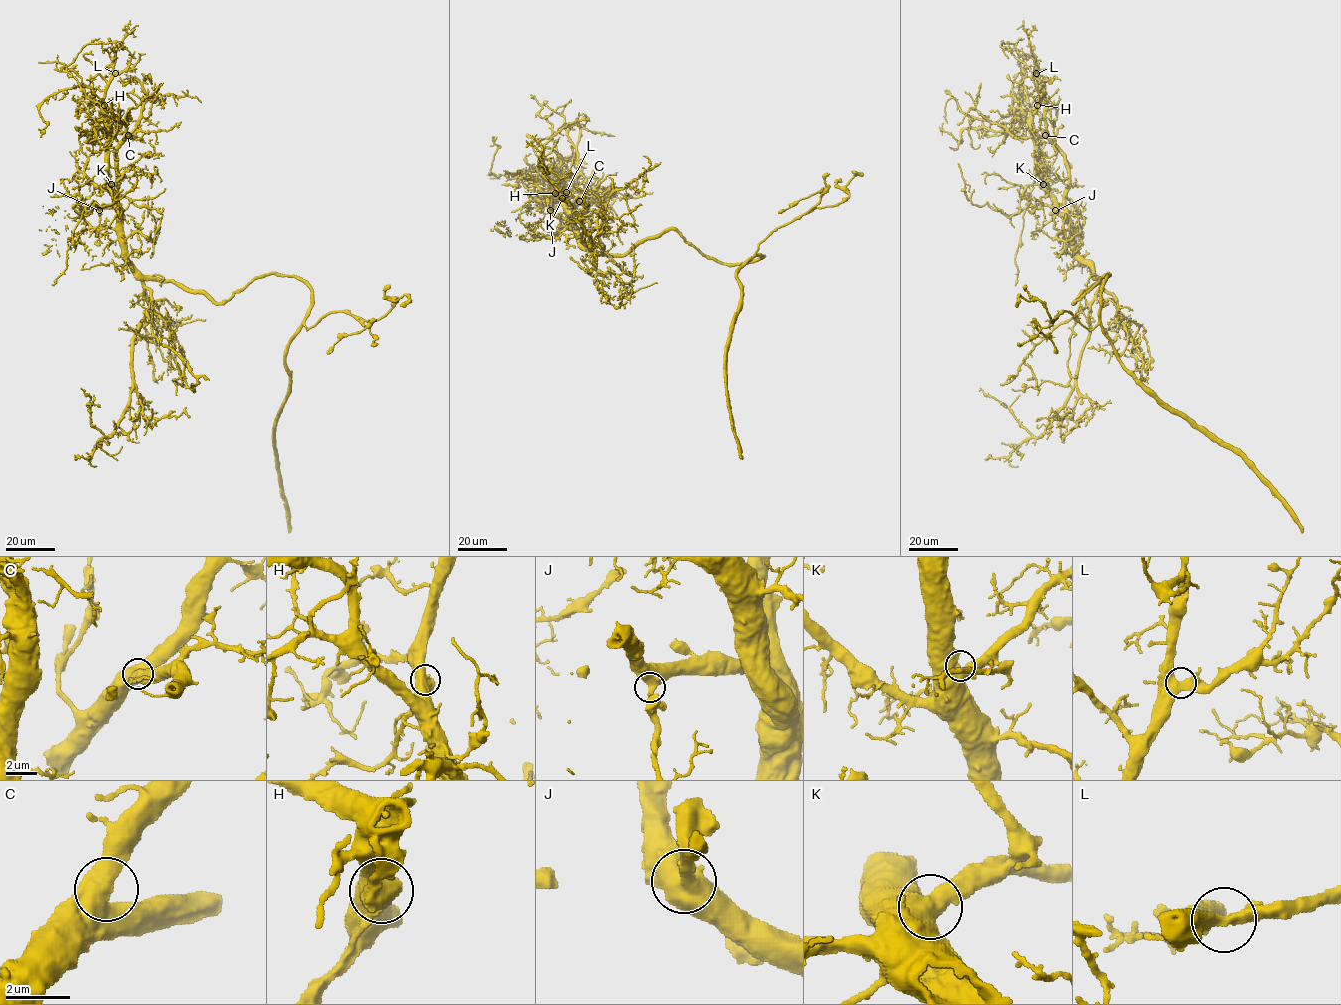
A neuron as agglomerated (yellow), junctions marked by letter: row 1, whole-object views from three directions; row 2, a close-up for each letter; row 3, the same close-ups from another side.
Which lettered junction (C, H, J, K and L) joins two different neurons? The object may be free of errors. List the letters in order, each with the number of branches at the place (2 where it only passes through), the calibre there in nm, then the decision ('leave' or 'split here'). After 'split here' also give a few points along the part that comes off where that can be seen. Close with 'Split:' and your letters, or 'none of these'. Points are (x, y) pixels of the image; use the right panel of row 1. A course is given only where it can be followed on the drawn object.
C: branches 2; calibre 650 nm; leave
H: branches 2; calibre 750 nm; split here; course (1037, 105), (1028, 117), (1012, 106), (1013, 82), (1021, 67), (1014, 44), (1002, 42), (1000, 45), (1008, 58)
J: branches 2; calibre 500 nm; leave
K: branches 2; calibre 650 nm; leave
L: branches 2; calibre 550 nm; leave
Split: H

